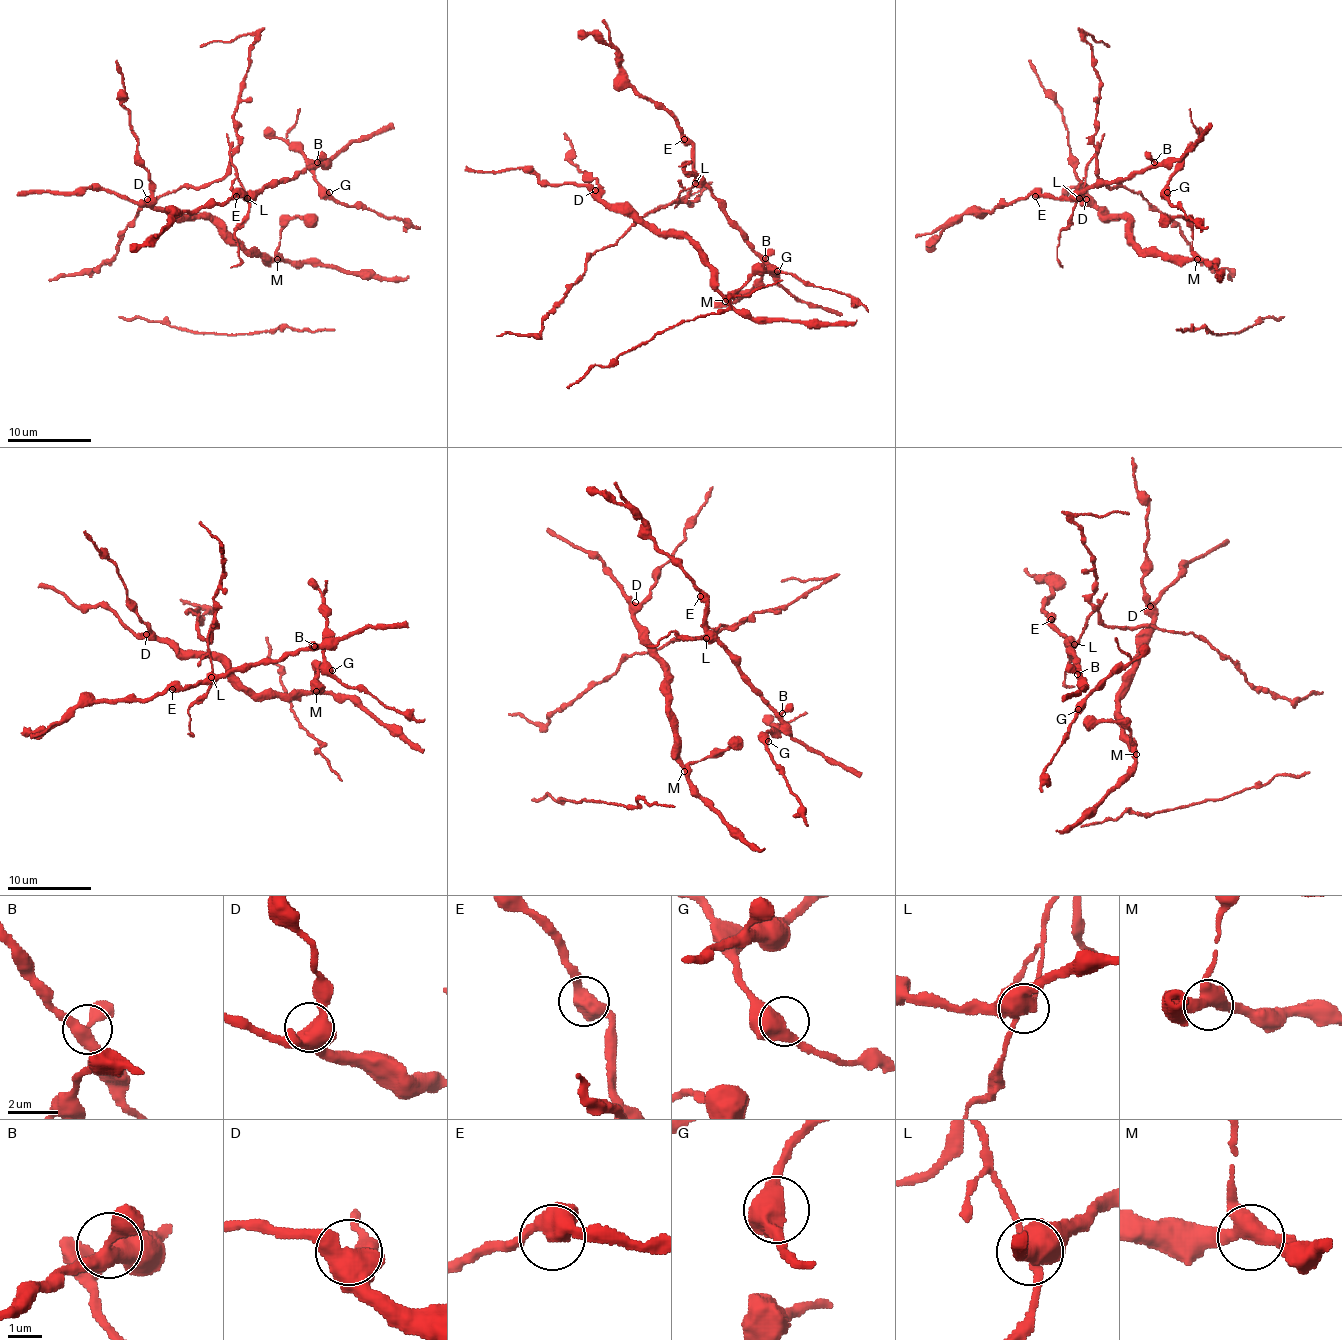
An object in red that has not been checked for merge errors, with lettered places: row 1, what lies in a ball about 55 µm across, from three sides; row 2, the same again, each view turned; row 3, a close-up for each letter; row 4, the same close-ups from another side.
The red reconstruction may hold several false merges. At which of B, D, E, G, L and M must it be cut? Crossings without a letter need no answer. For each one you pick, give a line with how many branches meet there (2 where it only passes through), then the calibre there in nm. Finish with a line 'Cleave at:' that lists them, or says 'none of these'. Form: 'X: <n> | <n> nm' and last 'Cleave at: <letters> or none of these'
L: 4 | 480 nm
Cleave at: L

